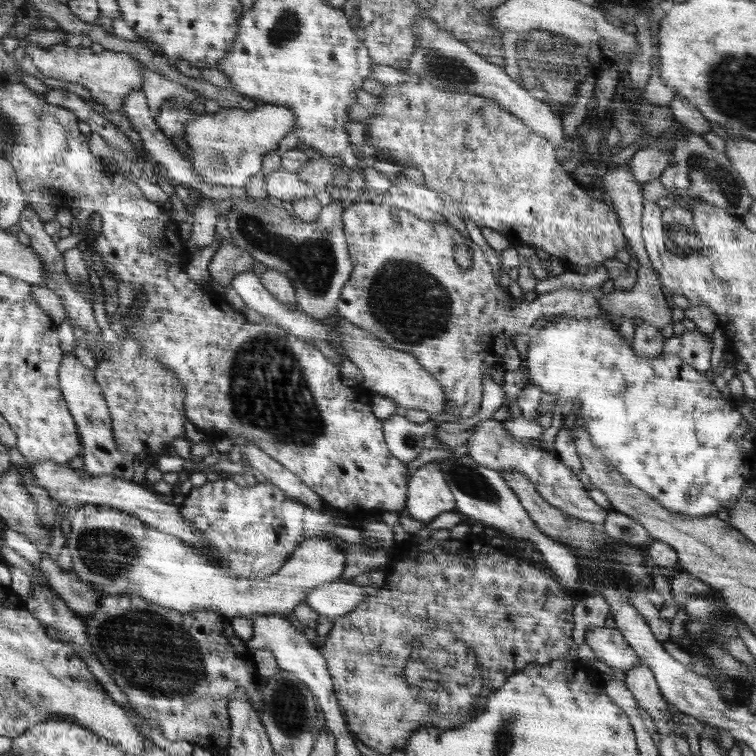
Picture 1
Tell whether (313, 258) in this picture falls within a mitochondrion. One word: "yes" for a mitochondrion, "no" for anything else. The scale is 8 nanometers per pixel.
yes

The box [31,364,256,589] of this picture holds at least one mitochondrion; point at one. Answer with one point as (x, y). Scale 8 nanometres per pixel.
(109, 552)

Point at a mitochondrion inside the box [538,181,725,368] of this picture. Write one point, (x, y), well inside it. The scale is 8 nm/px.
(679, 234)

